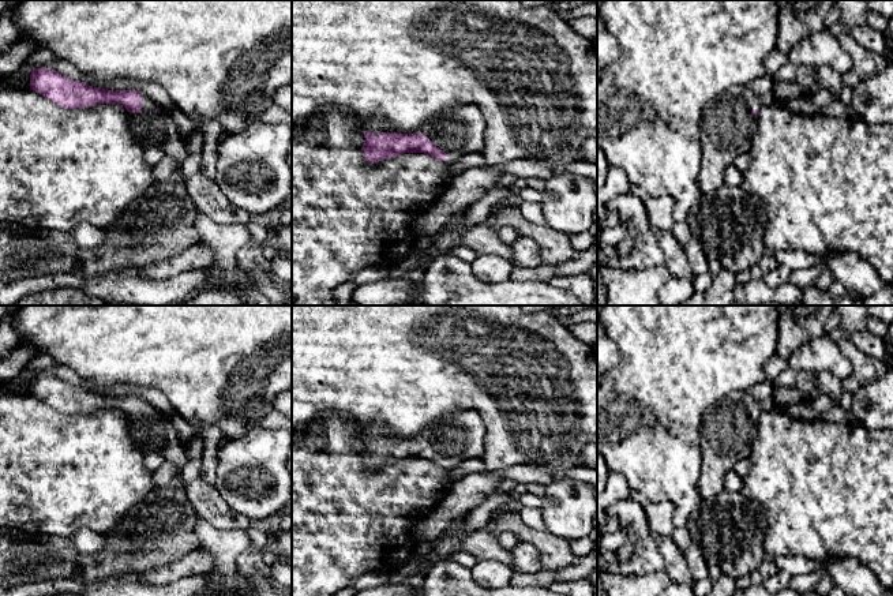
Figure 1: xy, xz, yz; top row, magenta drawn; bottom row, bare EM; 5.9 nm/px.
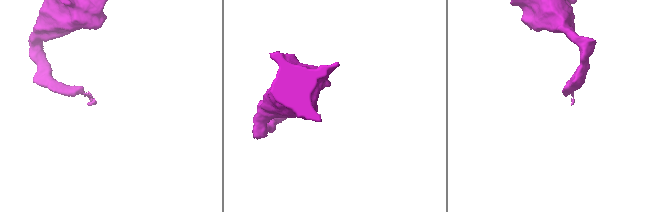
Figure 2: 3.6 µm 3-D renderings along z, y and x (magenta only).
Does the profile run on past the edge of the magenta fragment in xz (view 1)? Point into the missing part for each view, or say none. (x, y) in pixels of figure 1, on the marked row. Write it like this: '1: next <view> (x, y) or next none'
1: next xz (457, 131)

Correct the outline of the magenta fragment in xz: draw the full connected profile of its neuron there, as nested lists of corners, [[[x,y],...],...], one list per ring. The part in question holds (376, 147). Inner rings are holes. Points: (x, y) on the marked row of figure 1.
[[[470,104],[434,116],[408,135],[391,132],[387,123],[376,116],[364,131],[365,142],[361,151],[371,164],[404,153],[424,153],[446,164],[454,164],[462,154],[483,151],[484,131],[483,115]]]

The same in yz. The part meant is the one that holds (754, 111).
[[[731,86],[713,98],[701,119],[702,158],[698,187],[714,194],[724,184],[725,168],[751,147],[761,108],[747,86]]]

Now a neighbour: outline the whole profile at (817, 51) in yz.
[[[826,33],[811,34],[803,38],[789,50],[788,60],[796,67],[808,65],[815,70],[829,67],[840,74],[853,68],[848,50],[841,46],[837,37]]]

